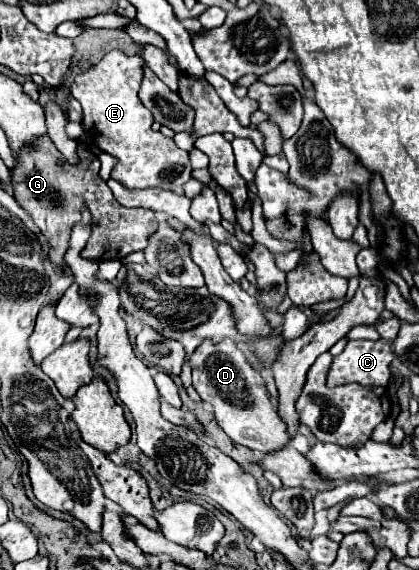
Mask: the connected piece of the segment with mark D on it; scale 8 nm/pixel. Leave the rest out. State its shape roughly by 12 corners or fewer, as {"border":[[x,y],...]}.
{"border":[[233,339],[189,357],[195,391],[235,443],[289,443],[263,377]]}

